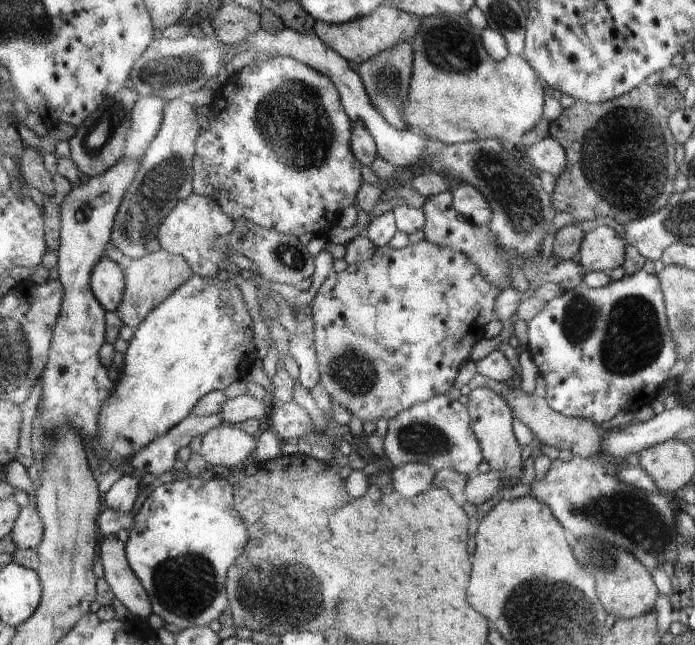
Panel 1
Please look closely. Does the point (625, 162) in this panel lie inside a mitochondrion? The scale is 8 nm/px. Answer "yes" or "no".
yes

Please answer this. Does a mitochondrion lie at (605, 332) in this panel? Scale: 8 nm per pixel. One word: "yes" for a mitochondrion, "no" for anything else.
yes

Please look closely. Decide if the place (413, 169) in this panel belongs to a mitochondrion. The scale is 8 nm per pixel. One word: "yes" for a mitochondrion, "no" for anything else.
no

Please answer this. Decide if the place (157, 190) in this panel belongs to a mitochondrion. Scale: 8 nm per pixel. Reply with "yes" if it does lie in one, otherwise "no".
yes

